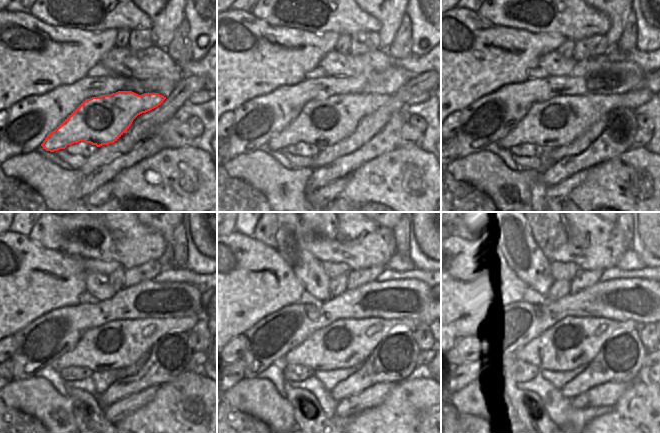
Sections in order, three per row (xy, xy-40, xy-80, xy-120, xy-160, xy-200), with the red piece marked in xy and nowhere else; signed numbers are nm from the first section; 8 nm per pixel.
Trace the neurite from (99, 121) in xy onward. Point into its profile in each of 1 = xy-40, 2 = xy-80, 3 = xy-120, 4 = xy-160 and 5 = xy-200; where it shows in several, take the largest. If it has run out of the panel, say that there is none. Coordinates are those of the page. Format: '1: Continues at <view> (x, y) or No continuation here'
1: Continues at xy-40 (323, 123)
2: Continues at xy-80 (554, 123)
3: Continues at xy-120 (117, 344)
4: Continues at xy-160 (346, 343)
5: Continues at xy-200 (574, 341)

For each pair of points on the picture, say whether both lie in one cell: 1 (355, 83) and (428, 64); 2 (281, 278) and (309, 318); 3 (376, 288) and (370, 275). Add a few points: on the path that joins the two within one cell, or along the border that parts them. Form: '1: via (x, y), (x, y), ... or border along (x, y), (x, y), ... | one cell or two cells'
1: border along (395, 64), (402, 67), (411, 76) | two cells
2: border along (298, 302), (286, 305), (276, 311) | two cells
3: border along (375, 279), (351, 289) | two cells

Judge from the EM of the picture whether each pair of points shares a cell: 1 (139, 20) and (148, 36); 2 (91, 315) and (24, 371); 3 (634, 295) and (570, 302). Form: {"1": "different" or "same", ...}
{"1": "different", "2": "same", "3": "same"}

